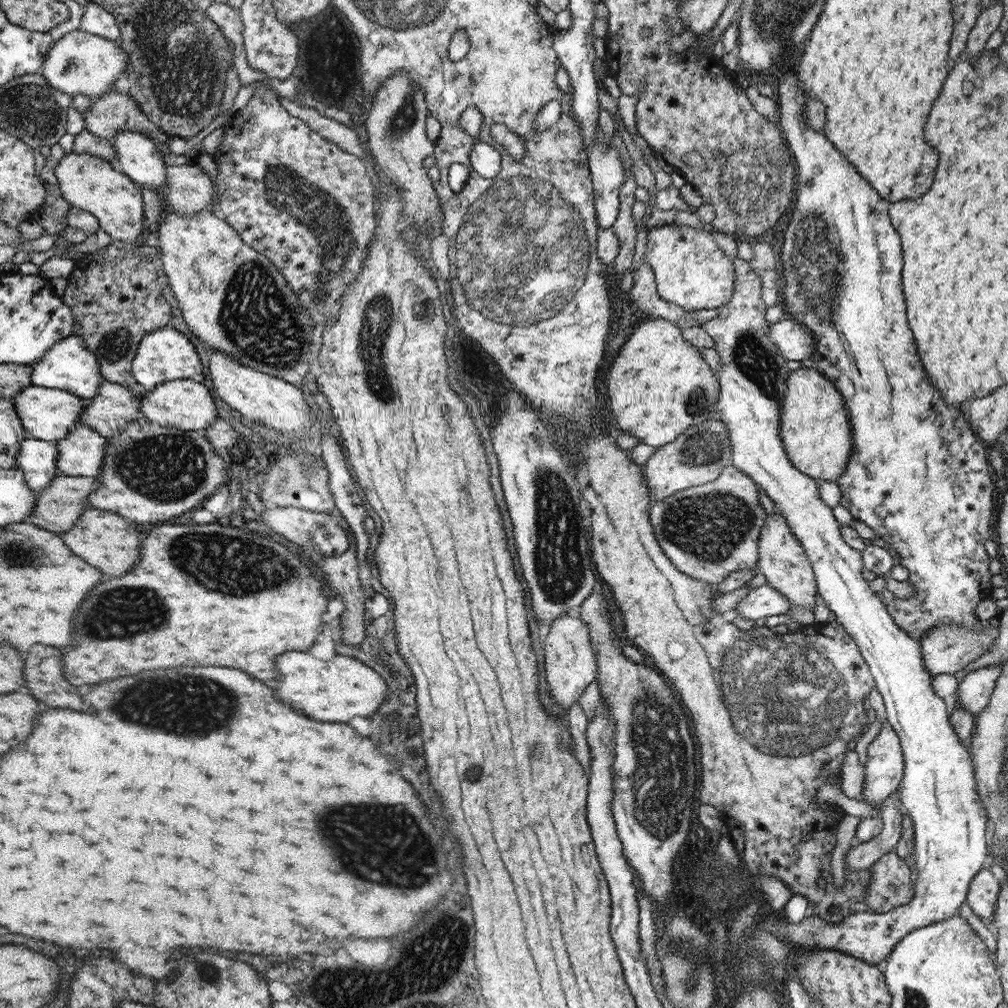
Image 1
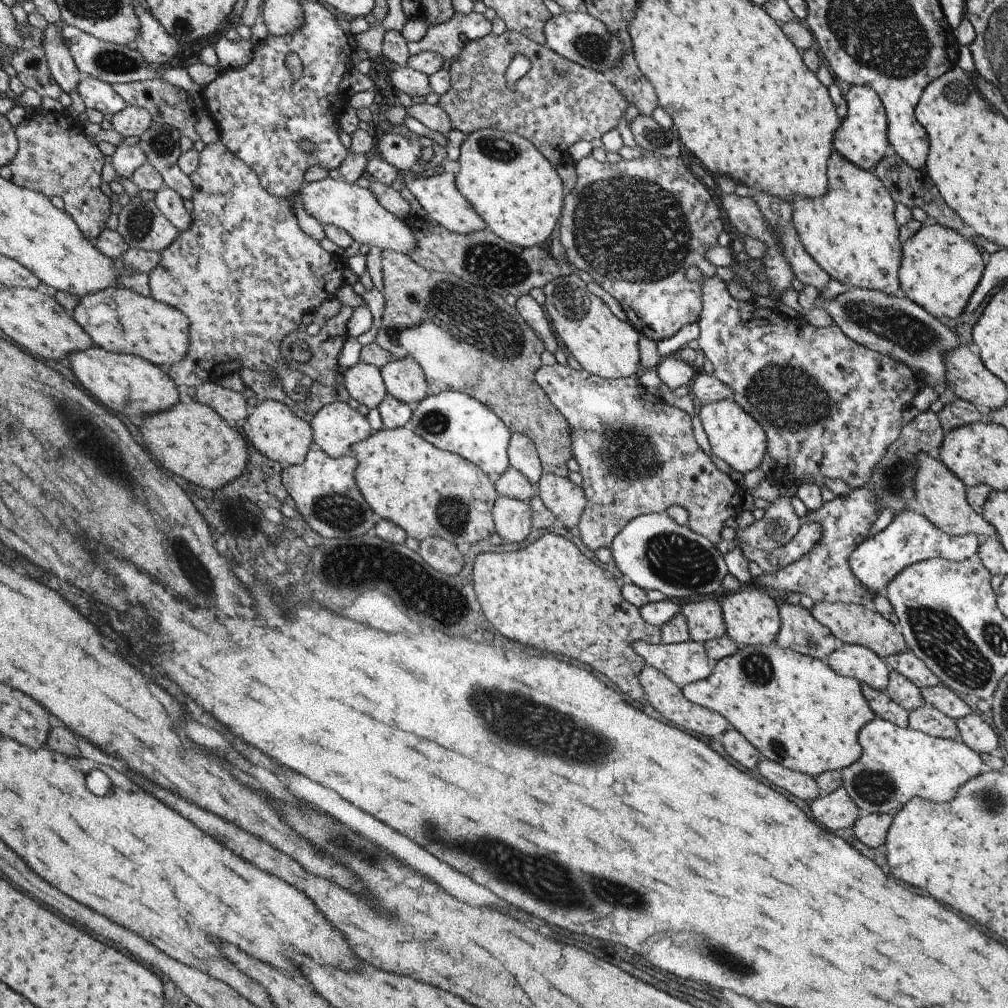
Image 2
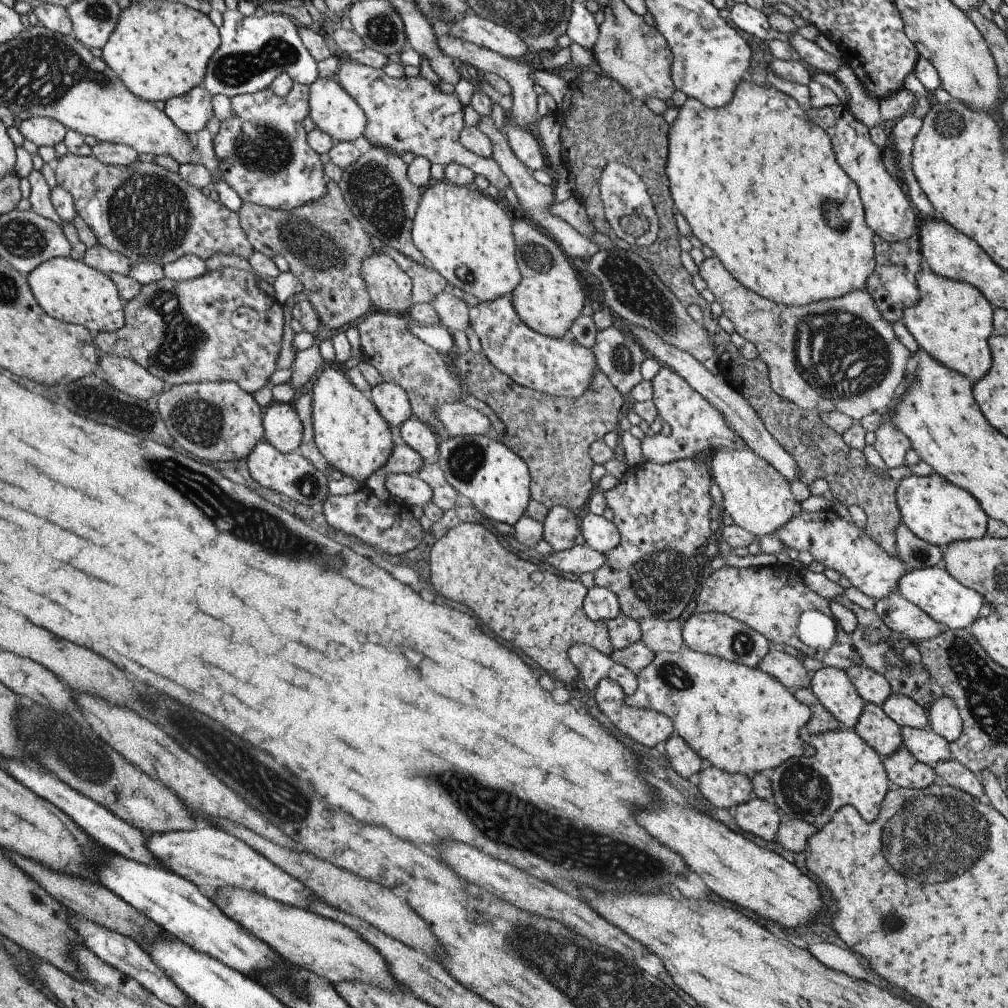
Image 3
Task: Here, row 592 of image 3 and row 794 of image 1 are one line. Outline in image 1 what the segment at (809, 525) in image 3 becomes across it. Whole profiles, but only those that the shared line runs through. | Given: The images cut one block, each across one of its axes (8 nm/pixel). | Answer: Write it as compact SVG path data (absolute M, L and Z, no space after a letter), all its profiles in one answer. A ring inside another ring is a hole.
M887 721L867 749L866 780L863 793L875 807L898 791L905 767L901 742L893 726Z

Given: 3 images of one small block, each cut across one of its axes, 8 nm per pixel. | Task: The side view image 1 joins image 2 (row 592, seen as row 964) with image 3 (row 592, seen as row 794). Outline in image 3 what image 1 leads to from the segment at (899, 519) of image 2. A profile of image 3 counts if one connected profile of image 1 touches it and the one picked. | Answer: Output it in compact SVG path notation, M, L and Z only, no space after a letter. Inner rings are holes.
M943 565L912 569L899 580L896 590L940 623L944 629L965 629L966 626L970 626L978 618L978 612L985 602L979 592L954 580Z

